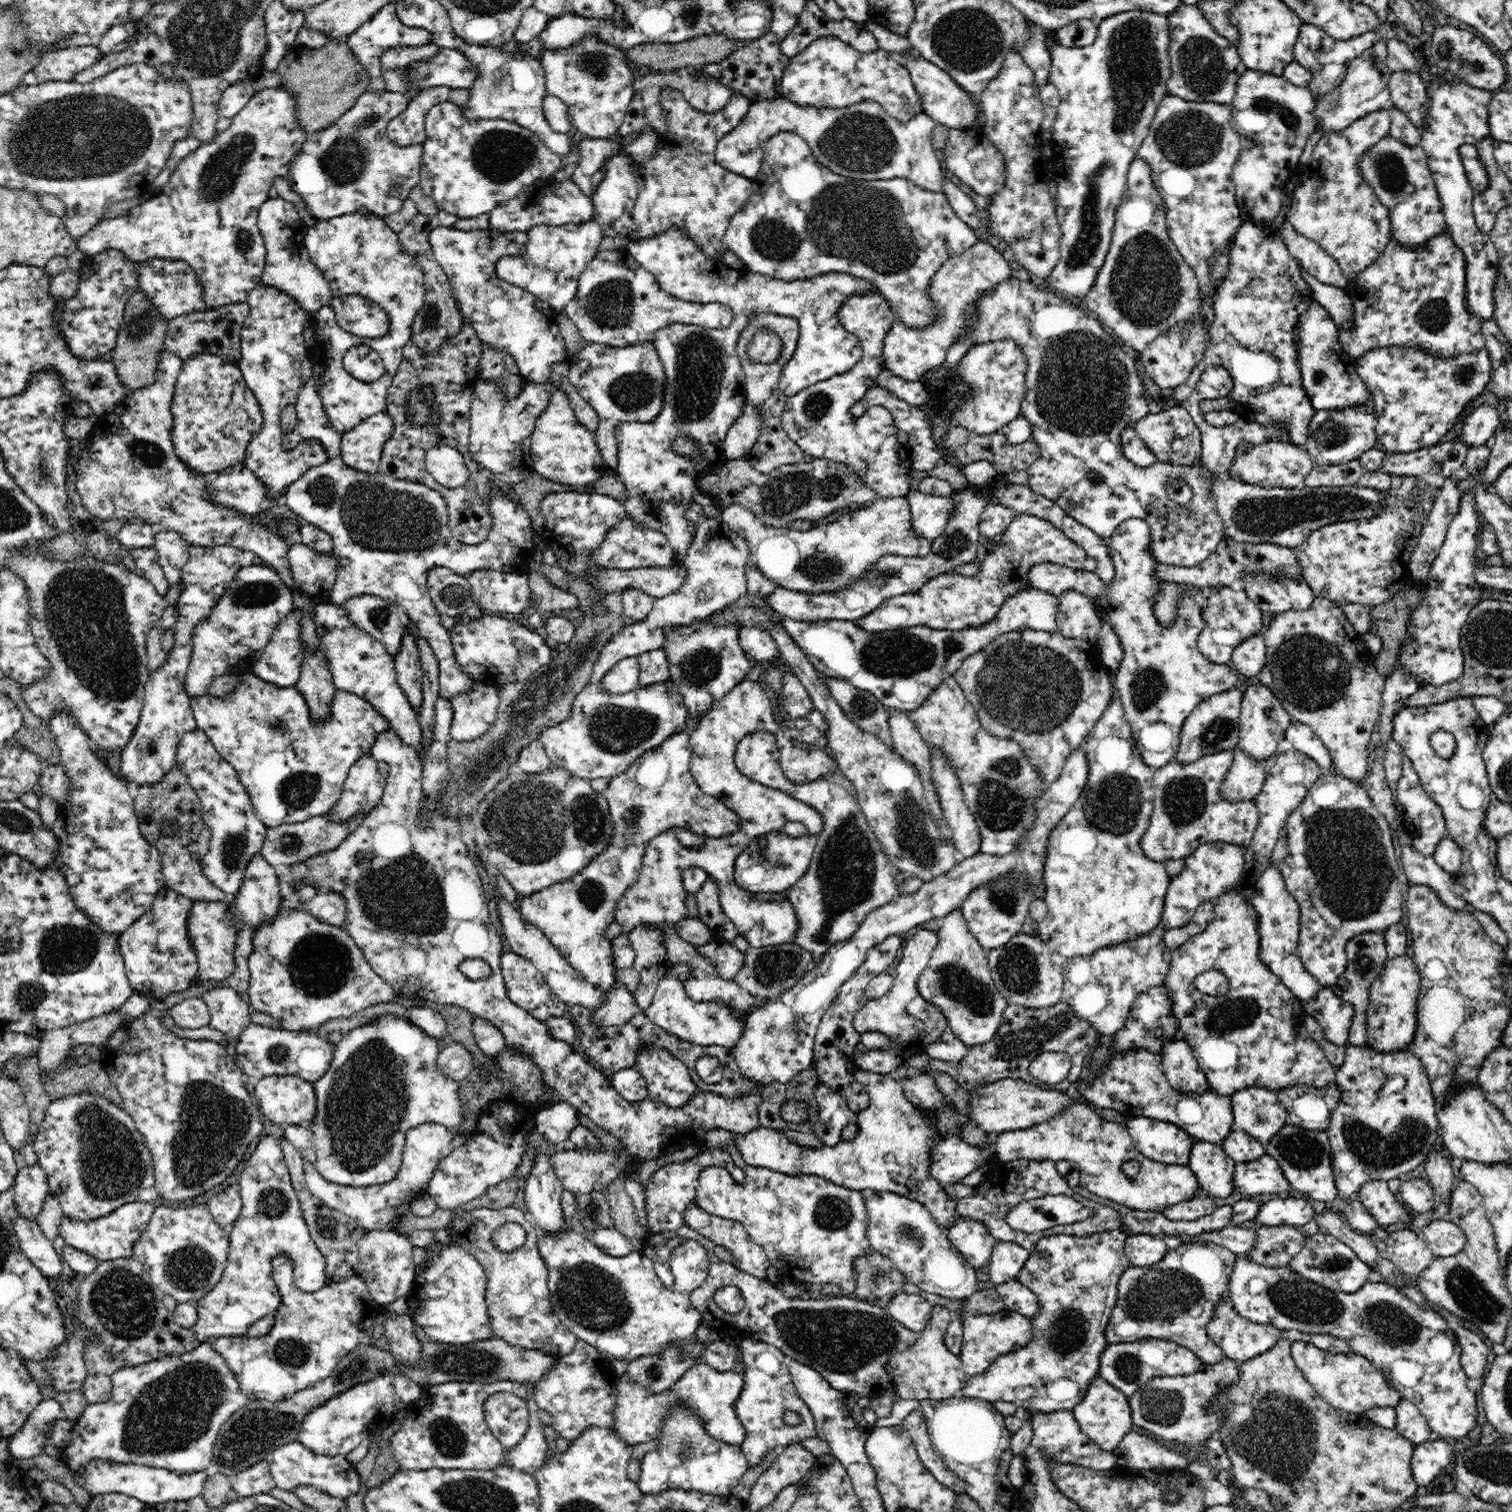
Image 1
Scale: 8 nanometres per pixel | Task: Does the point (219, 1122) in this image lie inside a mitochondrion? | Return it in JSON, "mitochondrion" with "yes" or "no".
{"mitochondrion":"yes"}

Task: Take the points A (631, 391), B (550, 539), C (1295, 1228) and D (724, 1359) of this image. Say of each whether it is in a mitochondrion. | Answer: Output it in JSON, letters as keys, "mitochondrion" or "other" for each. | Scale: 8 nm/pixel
{"A":"mitochondrion","B":"other","C":"other","D":"other"}

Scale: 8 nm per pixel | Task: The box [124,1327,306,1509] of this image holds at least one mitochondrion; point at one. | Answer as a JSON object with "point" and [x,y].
{"point":[250,1434]}

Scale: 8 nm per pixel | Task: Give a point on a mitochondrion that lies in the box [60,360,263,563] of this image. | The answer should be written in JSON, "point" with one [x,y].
{"point":[149,454]}

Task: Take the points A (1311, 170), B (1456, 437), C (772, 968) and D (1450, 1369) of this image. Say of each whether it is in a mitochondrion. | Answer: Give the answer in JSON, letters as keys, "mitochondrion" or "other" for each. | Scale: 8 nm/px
{"A":"other","B":"other","C":"mitochondrion","D":"other"}

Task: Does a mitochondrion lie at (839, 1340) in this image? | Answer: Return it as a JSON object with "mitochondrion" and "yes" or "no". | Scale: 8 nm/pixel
{"mitochondrion":"yes"}

